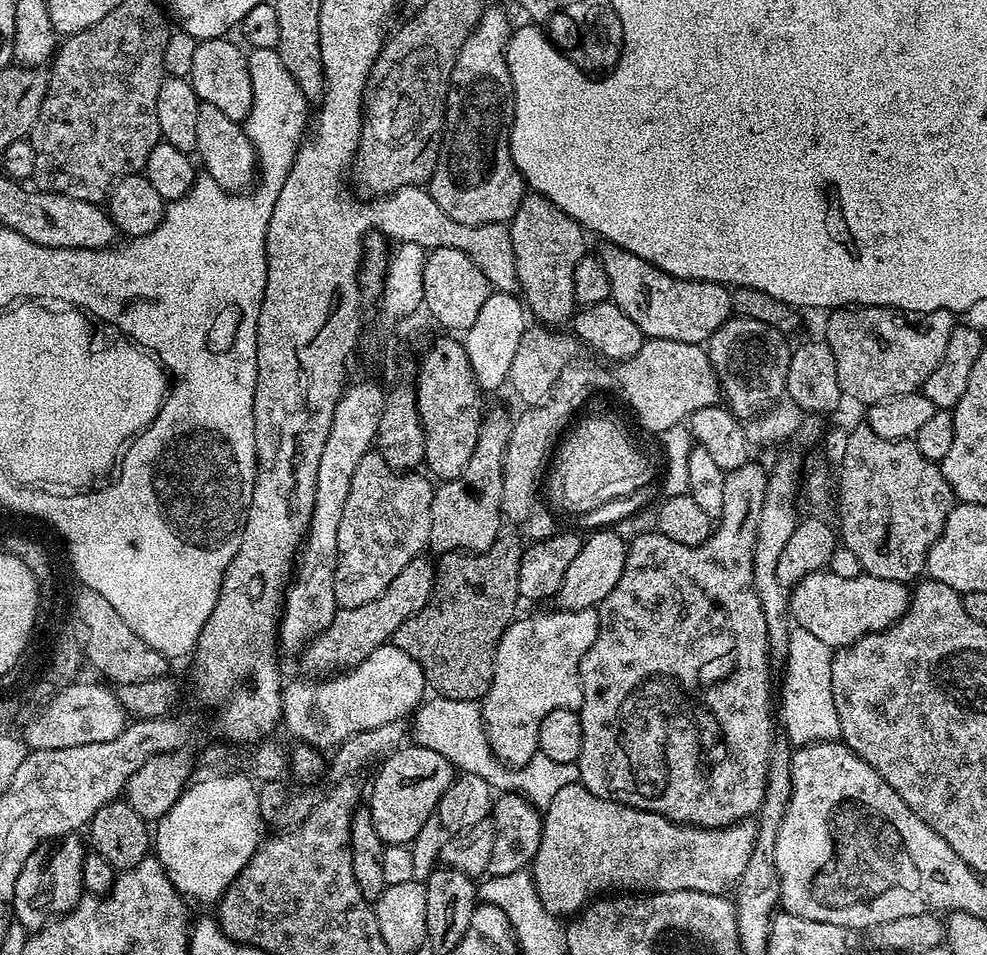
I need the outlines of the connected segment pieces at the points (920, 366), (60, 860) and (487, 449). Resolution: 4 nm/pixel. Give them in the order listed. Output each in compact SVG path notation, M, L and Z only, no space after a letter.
M849 306L829 311L827 316L822 336L827 340L830 350L834 350L834 366L838 366L840 391L847 399L849 396L857 400L861 406L923 389L926 378L930 378L938 362L942 362L942 354L946 354L946 342L950 342L952 329L958 323L954 313L945 308L923 314L905 314L895 308Z
M75 835L63 837L55 845L56 853L43 860L40 854L31 856L22 866L22 874L18 874L18 882L14 886L14 894L10 904L16 911L15 923L26 930L44 927L49 920L59 918L69 912L81 898L84 892L82 882L82 862L86 855L86 848L76 841Z
M500 408L483 413L478 442L466 470L453 480L445 480L433 491L430 506L430 538L428 548L436 554L445 552L485 552L502 531L502 474L504 455L510 442L513 417Z

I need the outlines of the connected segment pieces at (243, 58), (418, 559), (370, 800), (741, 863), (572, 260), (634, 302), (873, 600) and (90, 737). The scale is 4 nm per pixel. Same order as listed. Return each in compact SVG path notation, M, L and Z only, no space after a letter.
M231 39L201 40L190 52L190 79L200 103L210 103L230 119L248 119L254 102L254 86L250 82L250 66L245 49L231 44Z
M421 554L413 558L410 566L386 586L386 590L374 602L366 602L366 606L354 606L353 608L340 608L334 614L330 626L321 636L316 636L308 643L308 647L302 653L305 673L308 674L335 674L341 670L347 670L358 666L378 646L389 643L392 635L426 602L432 597L432 587L436 581L436 568L427 560L427 555Z
M415 742L405 743L382 760L376 777L372 780L372 793L367 793L366 806L378 830L378 838L384 845L411 845L418 838L418 832L427 816L438 806L447 788L456 779L458 772L442 754L426 750L426 746Z
M577 782L554 794L547 804L542 816L538 854L530 871L542 906L550 915L559 918L579 913L581 908L601 894L651 894L678 890L724 894L746 870L746 862L750 862L750 854L754 850L756 830L757 825L751 819L731 824L729 828L698 828L690 824L676 824L662 814L598 798Z
M539 194L525 195L510 221L510 238L514 242L514 266L518 270L519 295L548 326L564 326L571 321L578 305L574 294L574 270L586 255L585 229L570 214Z
M608 246L605 249L600 261L612 283L611 303L618 305L626 314L626 318L631 318L634 326L644 332L645 337L653 340L670 338L674 342L703 345L715 334L718 326L722 326L733 315L732 294L725 285L701 280L683 280L658 270L658 266L638 258L638 254L630 254L630 250L625 248Z
M830 571L806 574L802 582L798 582L790 592L790 616L795 627L810 630L821 642L826 642L834 650L850 646L858 638L871 632L886 630L908 609L910 588L908 584L899 584L893 580L883 580L873 576L860 575L858 578L838 578L838 574Z
M80 683L68 684L22 728L22 739L29 749L58 750L66 746L86 746L90 742L110 742L110 738L118 738L118 734L122 734L126 713L117 693L103 683Z

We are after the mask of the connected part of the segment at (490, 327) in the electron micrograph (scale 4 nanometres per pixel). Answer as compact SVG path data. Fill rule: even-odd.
M493 291L482 305L482 311L474 321L474 326L470 326L470 330L463 333L462 343L466 350L466 358L470 358L470 370L476 379L477 388L485 393L508 384L514 353L518 350L518 342L522 342L522 334L526 327L520 308L522 309L521 301L513 293Z

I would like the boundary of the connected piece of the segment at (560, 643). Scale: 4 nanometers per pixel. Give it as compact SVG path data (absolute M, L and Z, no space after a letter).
M583 608L582 610L555 610L549 616L524 616L513 619L508 625L508 629L502 634L502 638L498 642L498 650L494 658L494 674L492 681L488 687L488 692L484 695L480 704L480 713L484 719L484 733L488 736L488 741L492 747L492 753L501 760L505 766L509 768L523 768L525 764L530 762L532 756L538 752L538 726L542 726L542 718L546 718L546 714L550 714L550 710L562 710L563 708L579 709L582 706L582 686L580 685L580 663L586 654L586 650L590 650L590 646L594 646L594 638L598 638L598 626L600 625L600 613L596 608Z

